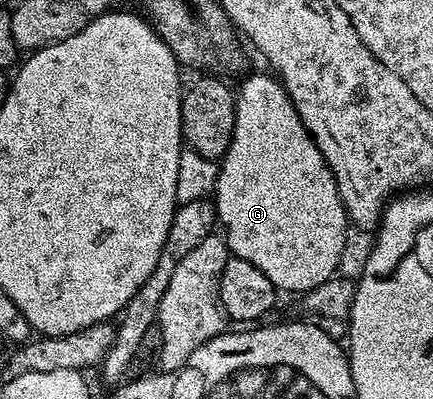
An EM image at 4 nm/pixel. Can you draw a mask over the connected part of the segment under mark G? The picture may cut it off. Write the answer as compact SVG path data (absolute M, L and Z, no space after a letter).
M265 73L251 74L241 90L236 90L235 131L228 151L219 161L215 208L220 228L225 228L223 236L230 254L255 263L282 294L302 295L331 280L338 272L337 264L345 253L347 218L333 172L293 109L292 101L257 101L253 105L253 93L282 92L280 80Z

